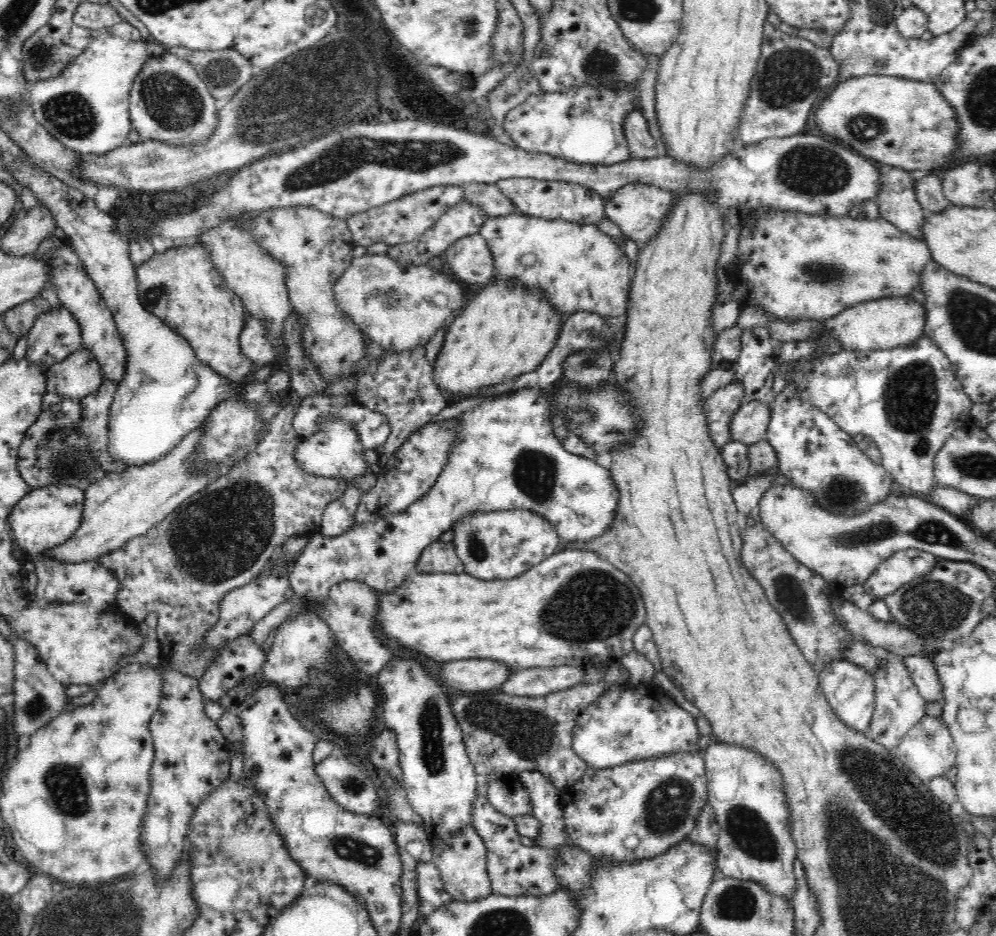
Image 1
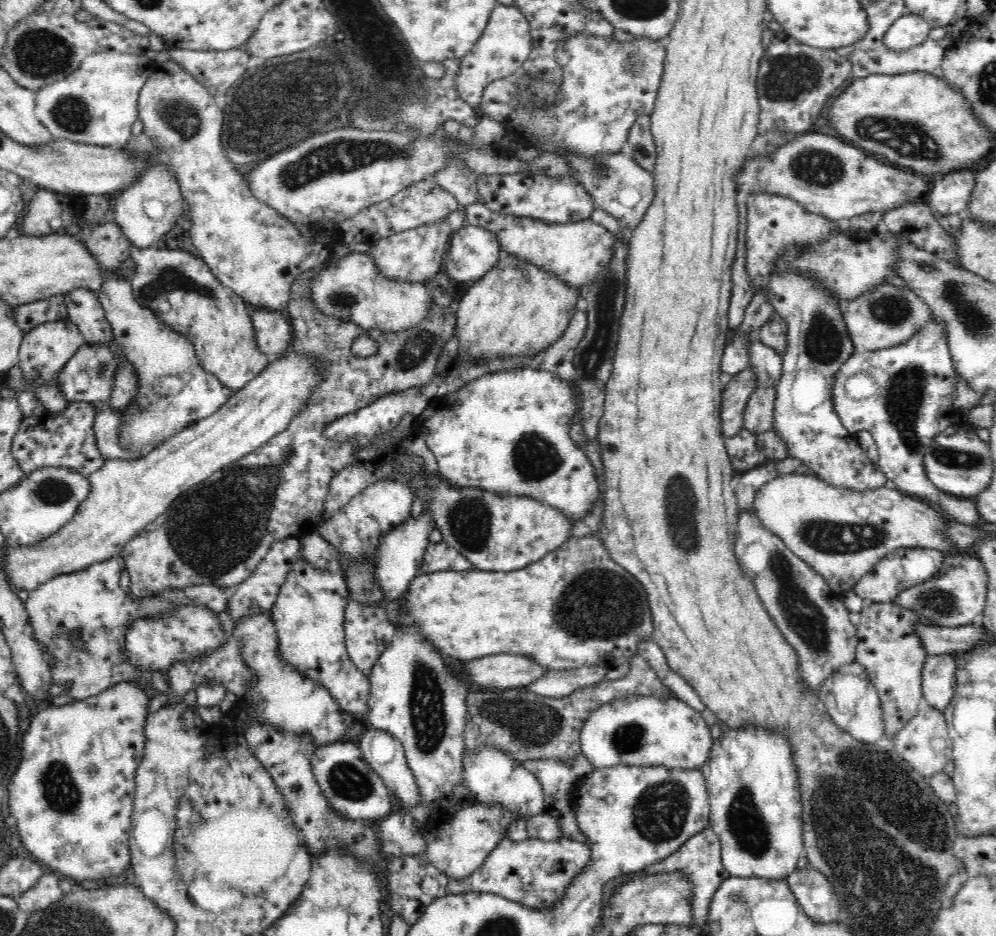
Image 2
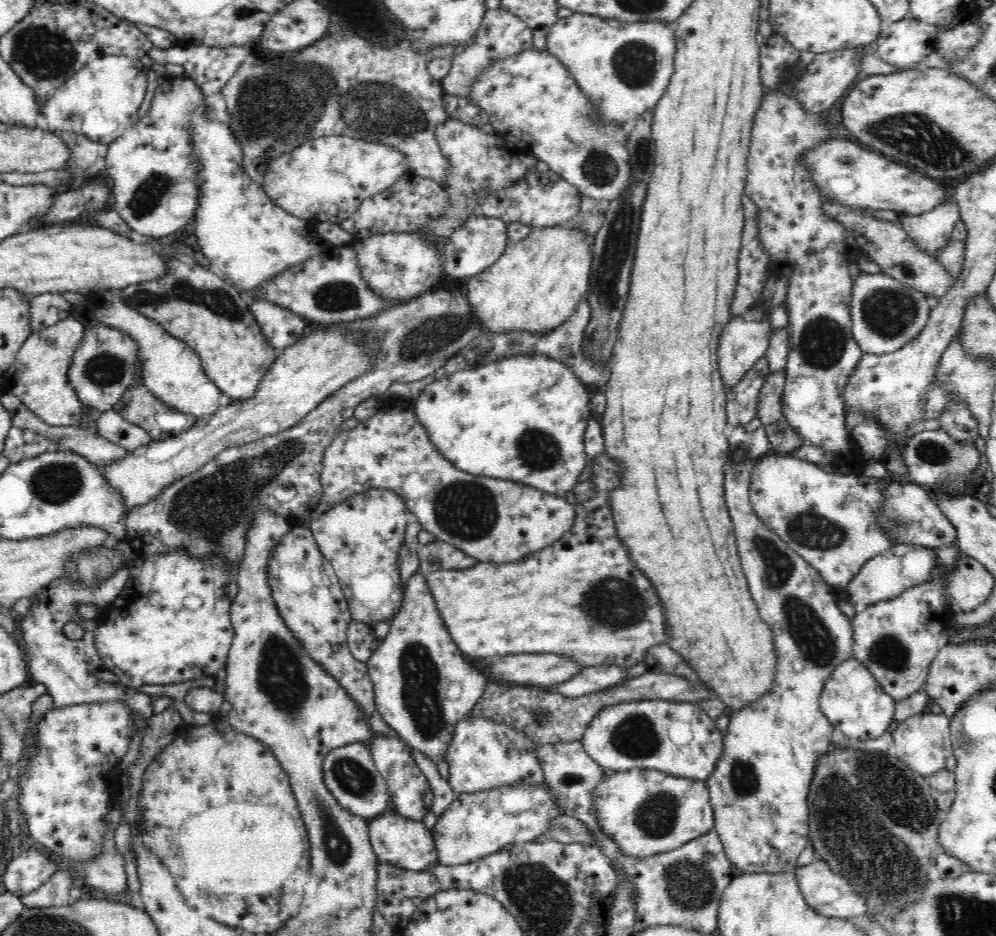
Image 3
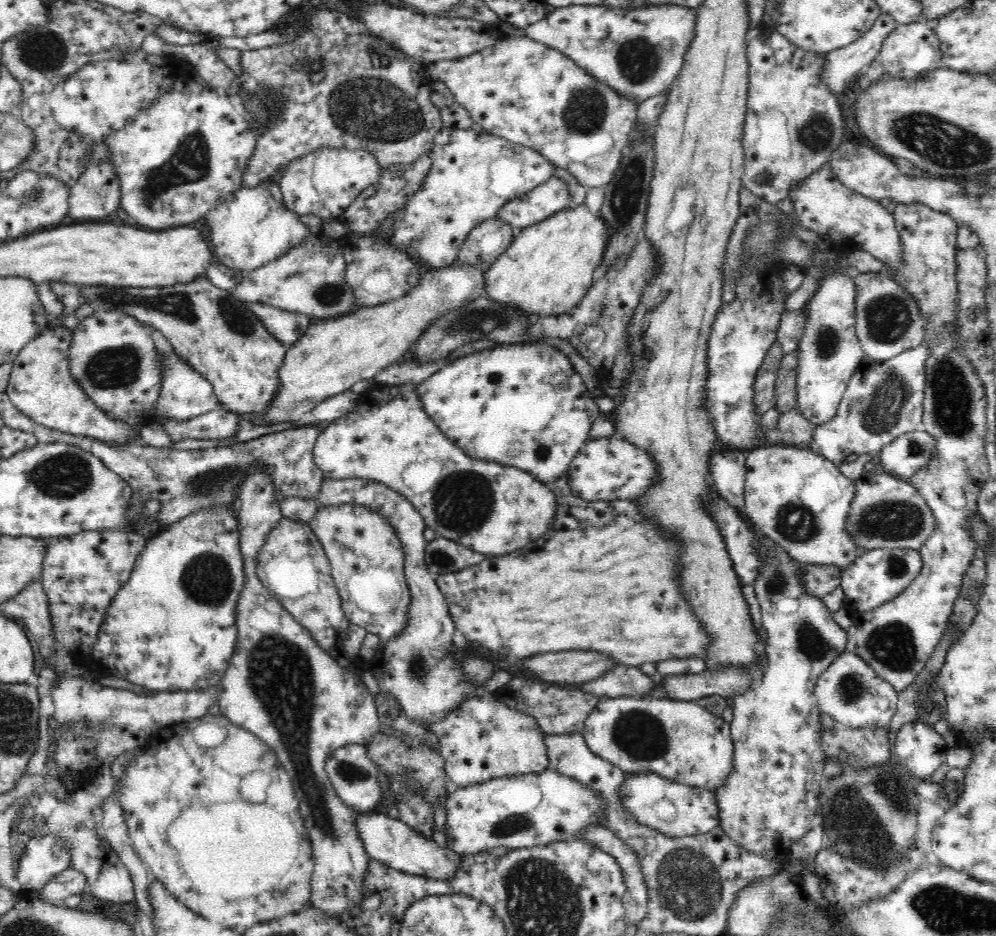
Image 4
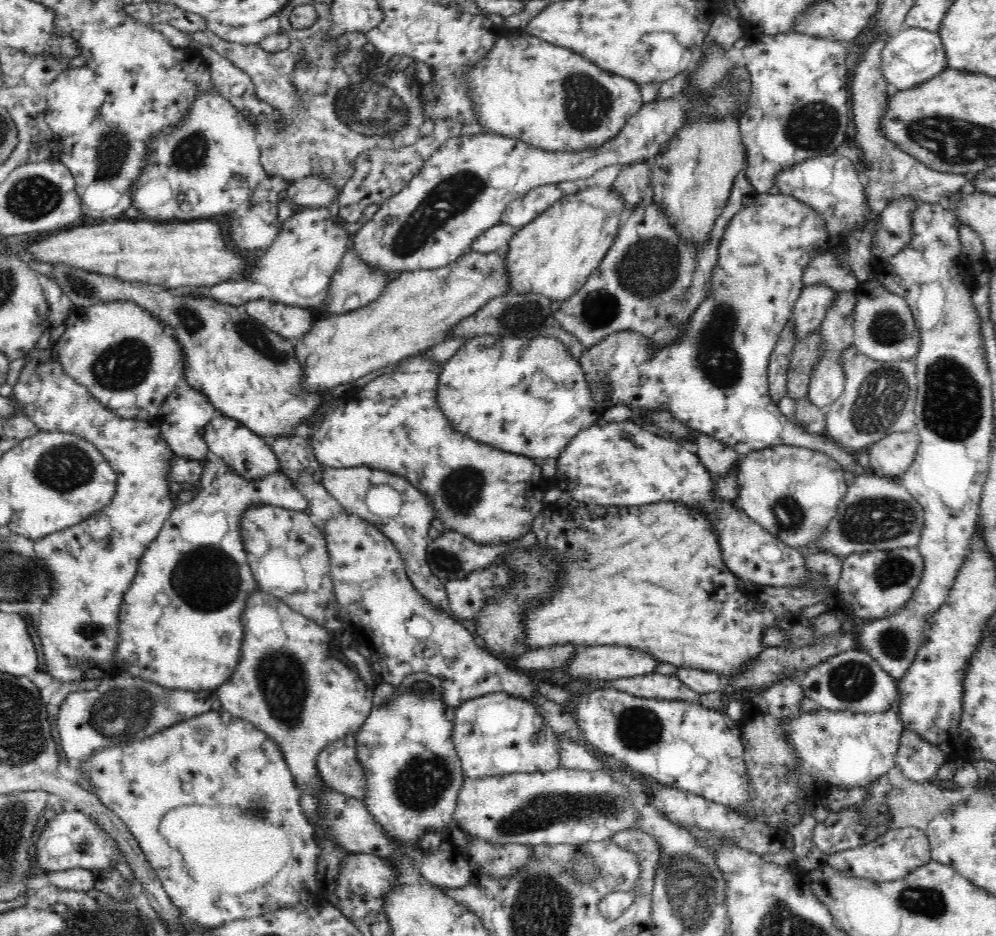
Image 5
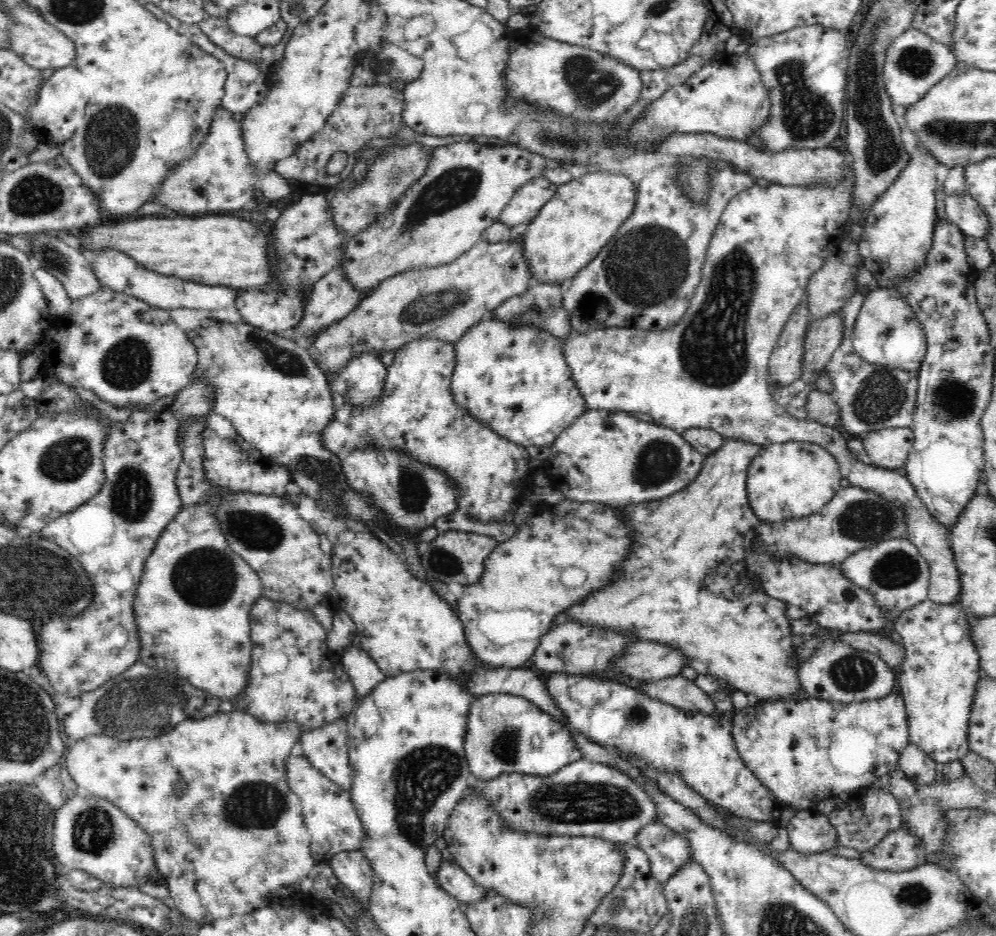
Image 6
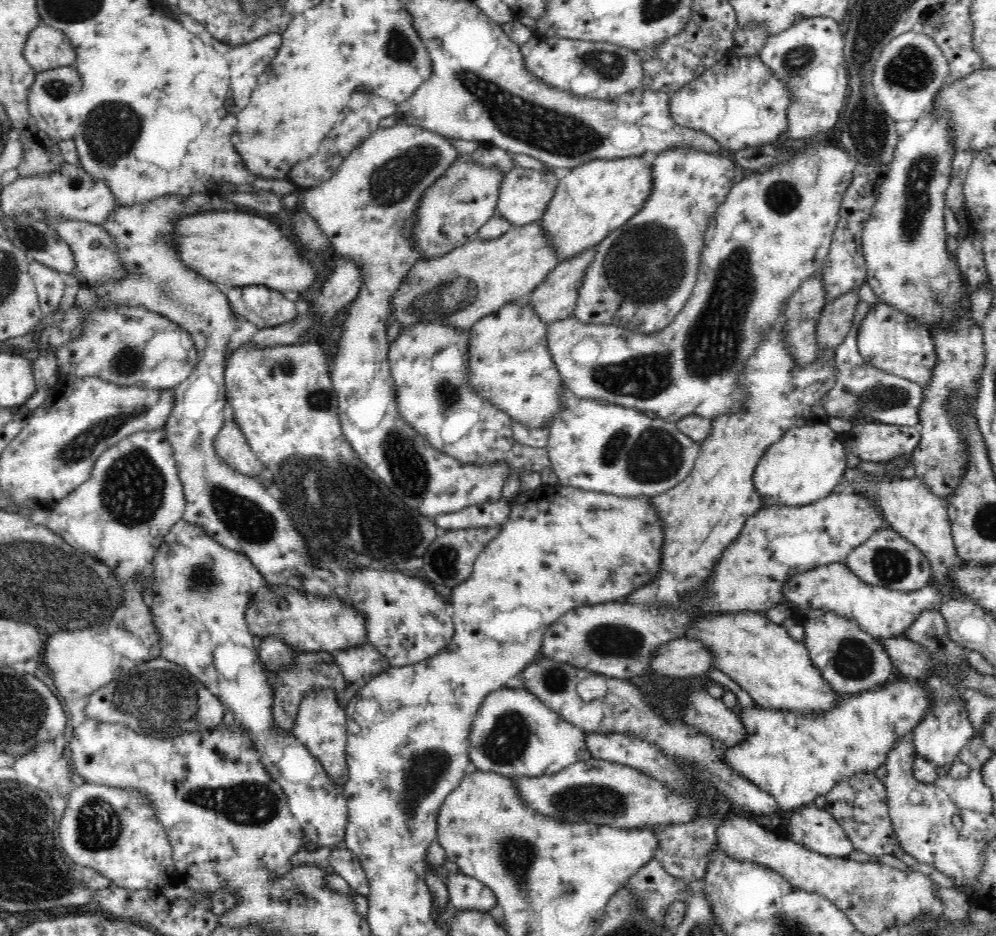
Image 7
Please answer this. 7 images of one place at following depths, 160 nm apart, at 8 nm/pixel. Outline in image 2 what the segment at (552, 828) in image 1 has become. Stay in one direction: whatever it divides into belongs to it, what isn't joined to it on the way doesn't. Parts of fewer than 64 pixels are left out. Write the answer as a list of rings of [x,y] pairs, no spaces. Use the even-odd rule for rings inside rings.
[[[580,752],[574,760],[525,760],[524,768],[538,778],[544,791],[544,814],[555,818],[561,828],[561,837],[568,840],[585,842],[586,837],[580,832],[575,817],[575,798],[573,797],[574,785],[589,775],[594,769],[591,762]]]

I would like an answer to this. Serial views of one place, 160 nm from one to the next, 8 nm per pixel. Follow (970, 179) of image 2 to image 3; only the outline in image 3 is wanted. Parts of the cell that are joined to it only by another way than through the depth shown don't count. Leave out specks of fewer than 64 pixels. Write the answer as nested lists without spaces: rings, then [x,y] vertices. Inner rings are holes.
[[[954,196],[938,204],[930,212],[918,216],[903,214],[900,224],[908,233],[909,240],[922,251],[936,257],[951,238],[954,225],[961,219]]]

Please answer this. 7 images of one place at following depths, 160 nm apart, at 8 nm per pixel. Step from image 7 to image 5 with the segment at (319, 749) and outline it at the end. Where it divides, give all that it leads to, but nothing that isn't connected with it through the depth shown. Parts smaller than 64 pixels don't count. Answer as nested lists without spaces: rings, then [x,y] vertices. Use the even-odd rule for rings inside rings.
[[[350,734],[322,748],[316,756],[321,780],[336,792],[362,800],[366,796],[366,773],[356,757],[355,736]]]

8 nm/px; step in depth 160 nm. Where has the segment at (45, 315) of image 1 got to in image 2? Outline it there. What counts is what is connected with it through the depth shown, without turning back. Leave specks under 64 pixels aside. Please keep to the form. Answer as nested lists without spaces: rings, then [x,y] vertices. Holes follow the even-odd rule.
[[[69,320],[48,321],[29,330],[23,336],[19,348],[18,366],[22,369],[23,376],[33,385],[33,394],[45,407],[46,414],[58,416],[60,412],[70,406],[70,401],[60,393],[60,387],[56,383],[56,374],[62,372],[62,367],[78,352],[78,348],[84,343],[79,328]]]

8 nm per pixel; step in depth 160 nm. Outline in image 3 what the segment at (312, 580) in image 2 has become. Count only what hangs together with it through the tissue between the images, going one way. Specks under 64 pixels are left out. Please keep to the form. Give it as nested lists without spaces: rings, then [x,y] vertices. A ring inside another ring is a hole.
[[[295,525],[286,532],[269,559],[267,577],[271,595],[285,625],[306,651],[329,672],[361,711],[372,716],[375,694],[367,664],[356,660],[347,643],[347,628],[352,620],[348,599],[329,560],[324,558],[310,527]],[[300,588],[300,594],[296,594]],[[308,588],[308,590],[306,590]]]

